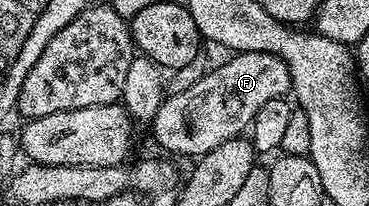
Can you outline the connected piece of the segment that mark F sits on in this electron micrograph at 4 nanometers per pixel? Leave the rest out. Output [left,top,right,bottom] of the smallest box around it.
[150,50,291,156]

